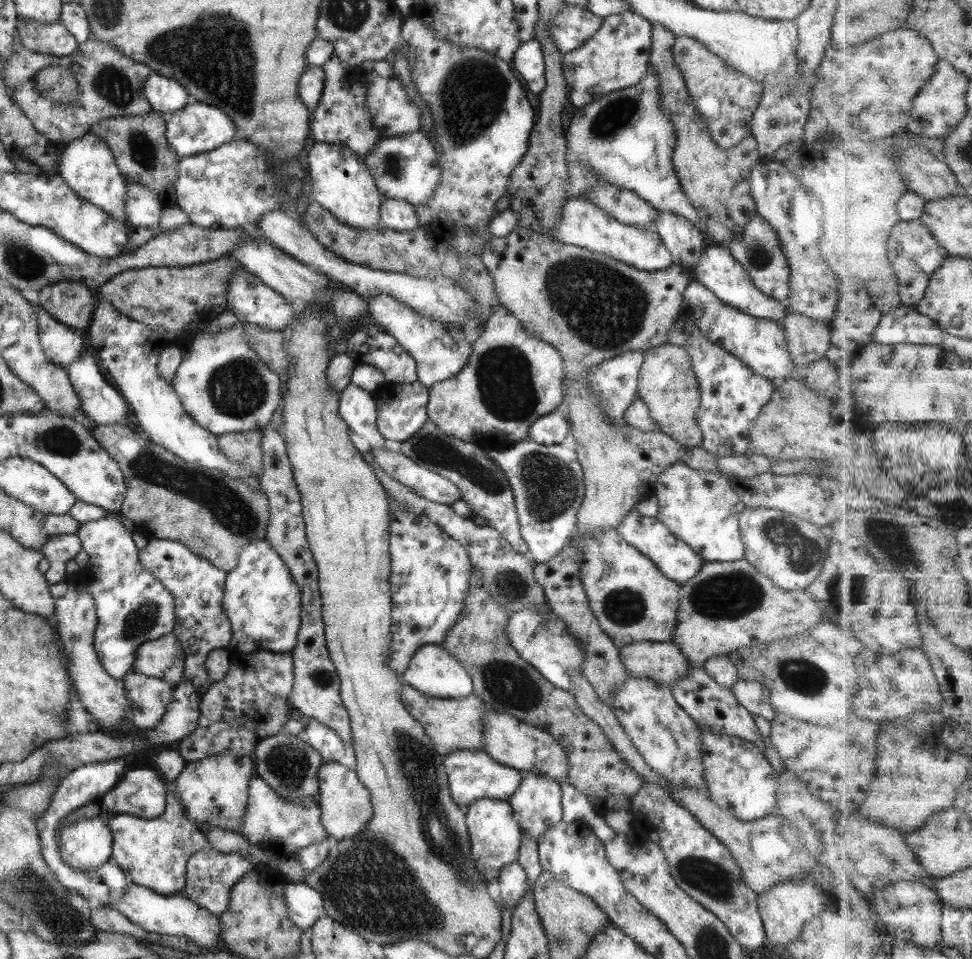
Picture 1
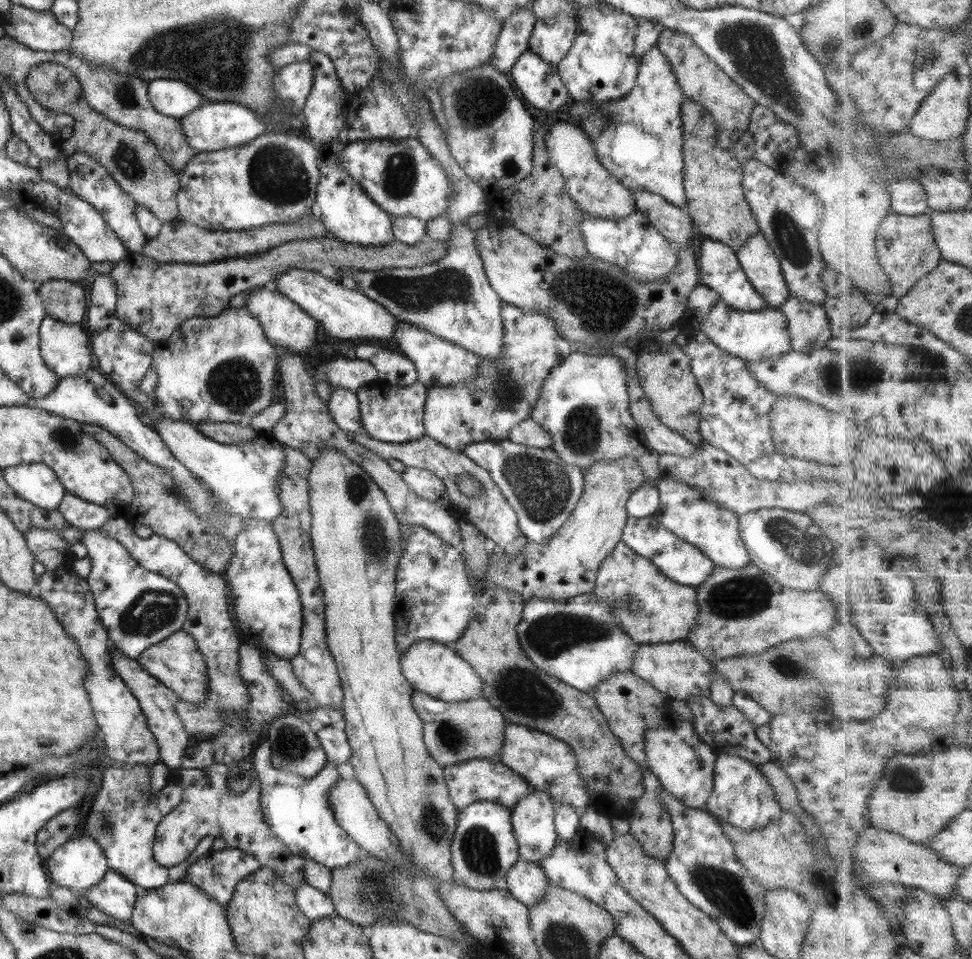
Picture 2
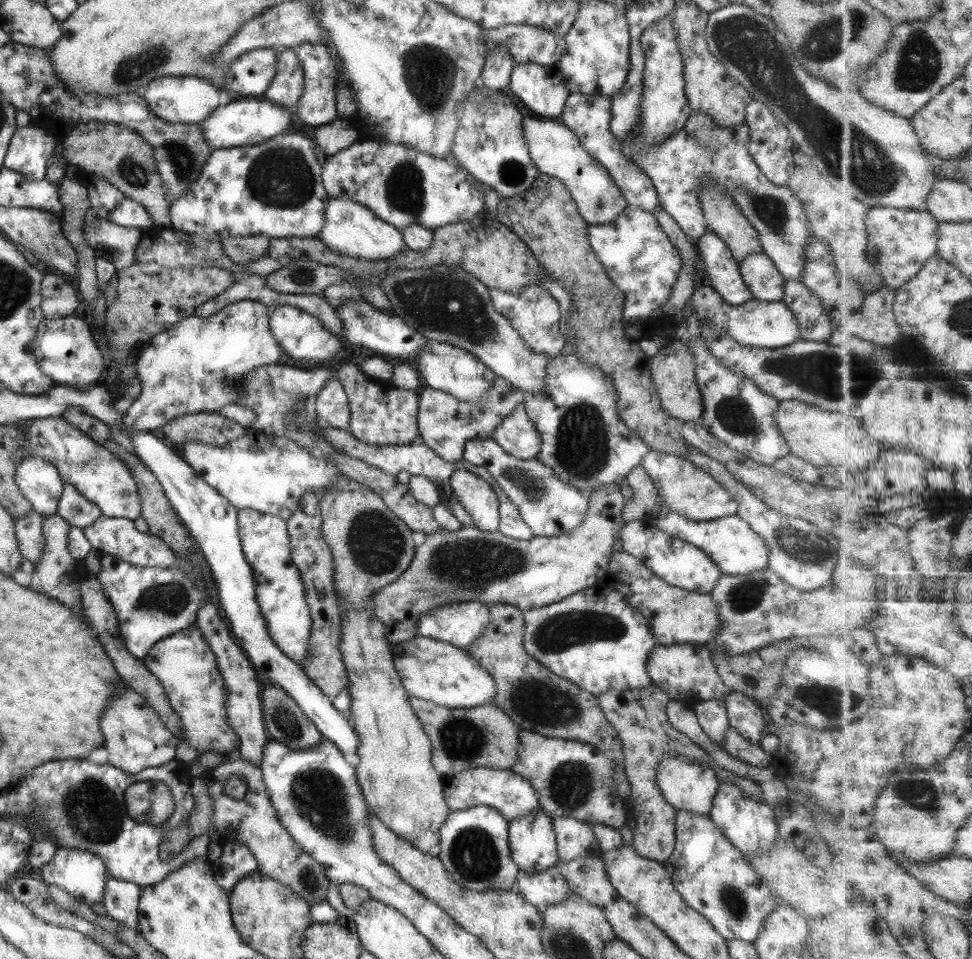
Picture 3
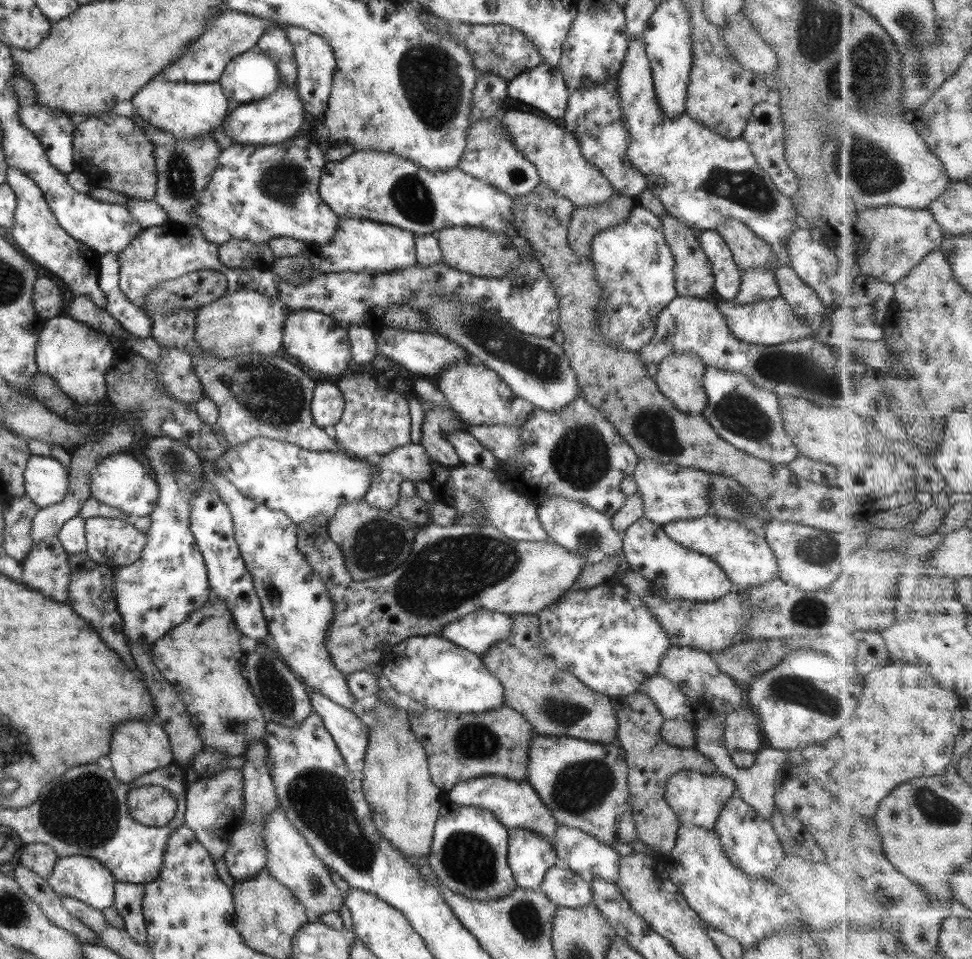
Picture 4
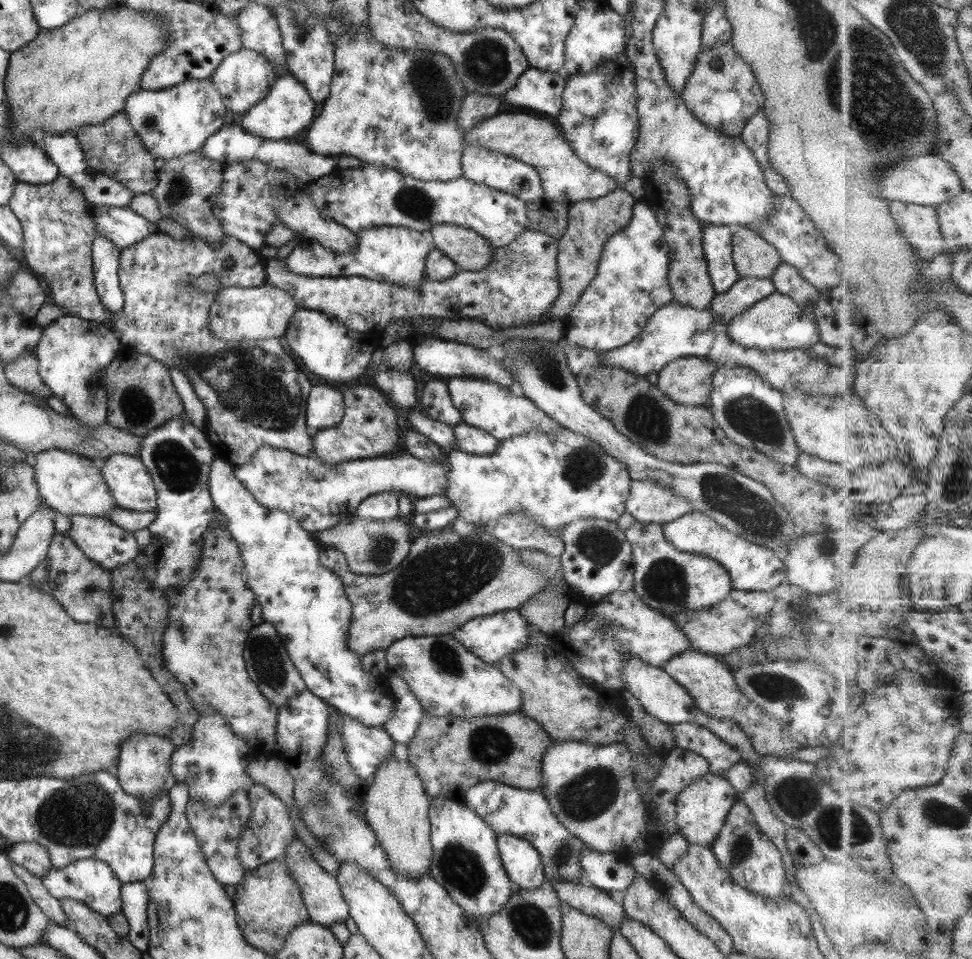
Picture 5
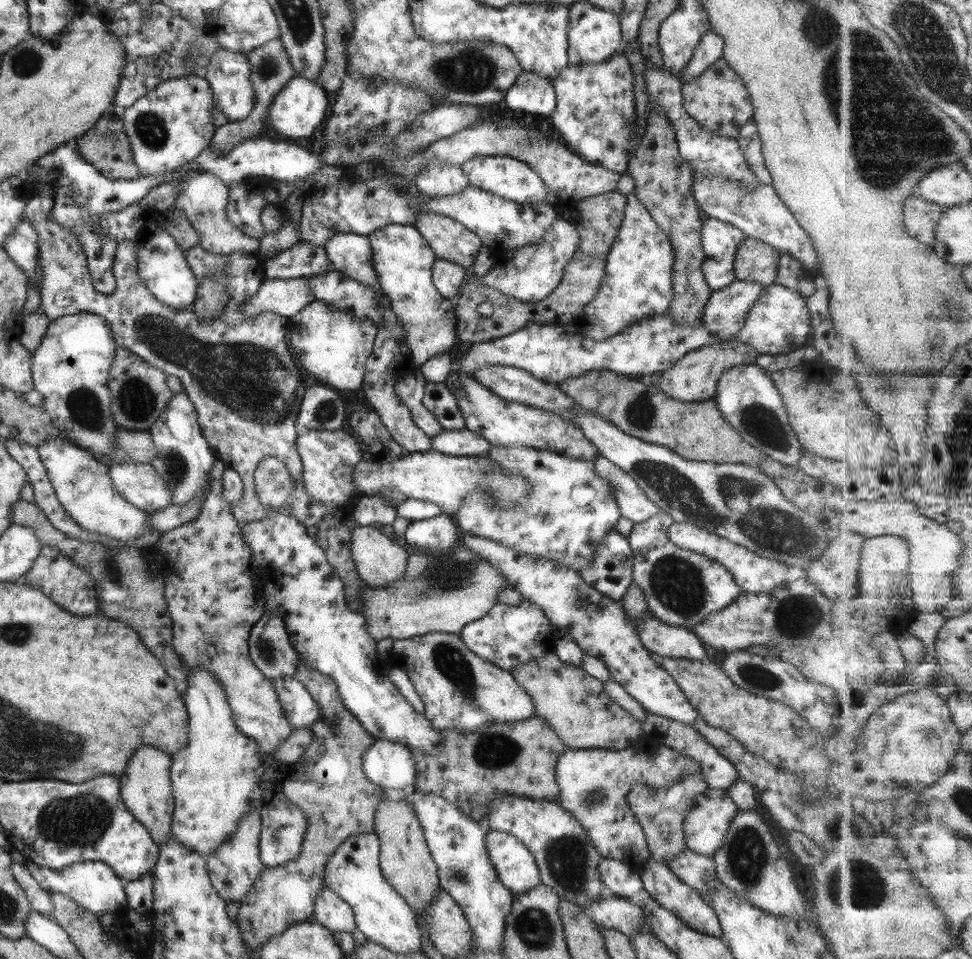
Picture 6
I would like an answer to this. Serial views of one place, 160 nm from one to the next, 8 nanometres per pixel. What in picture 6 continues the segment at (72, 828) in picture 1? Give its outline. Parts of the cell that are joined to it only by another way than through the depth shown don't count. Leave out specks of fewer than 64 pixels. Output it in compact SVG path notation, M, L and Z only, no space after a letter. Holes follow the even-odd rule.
M27 861L22 864L33 880L47 891L66 895L73 902L82 906L91 914L100 915L103 913L123 912L128 910L127 899L124 893L124 881L103 862L79 862L64 866L61 870L51 870L38 867L36 864Z

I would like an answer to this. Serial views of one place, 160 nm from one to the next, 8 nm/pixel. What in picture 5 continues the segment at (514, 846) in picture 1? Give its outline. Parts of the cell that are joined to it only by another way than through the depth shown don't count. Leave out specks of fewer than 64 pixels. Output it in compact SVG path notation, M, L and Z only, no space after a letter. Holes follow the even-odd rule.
M429 798L427 816L432 846L431 878L447 891L453 902L471 917L472 922L479 923L486 916L499 912L515 888L500 863L496 834L473 810L462 802L448 798Z

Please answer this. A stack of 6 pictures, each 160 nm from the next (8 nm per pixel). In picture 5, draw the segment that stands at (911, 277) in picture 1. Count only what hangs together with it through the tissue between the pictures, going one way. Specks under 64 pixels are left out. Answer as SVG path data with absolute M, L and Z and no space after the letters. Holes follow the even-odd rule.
M902 200L891 201L890 207L901 236L916 248L921 260L933 260L946 252L936 207Z

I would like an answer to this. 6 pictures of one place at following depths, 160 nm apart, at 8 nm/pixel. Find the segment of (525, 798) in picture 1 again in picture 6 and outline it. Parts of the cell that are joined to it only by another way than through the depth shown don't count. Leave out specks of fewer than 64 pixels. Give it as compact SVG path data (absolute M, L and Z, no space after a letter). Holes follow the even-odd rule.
M487 829L483 846L497 880L512 895L527 892L540 883L534 858L512 834Z

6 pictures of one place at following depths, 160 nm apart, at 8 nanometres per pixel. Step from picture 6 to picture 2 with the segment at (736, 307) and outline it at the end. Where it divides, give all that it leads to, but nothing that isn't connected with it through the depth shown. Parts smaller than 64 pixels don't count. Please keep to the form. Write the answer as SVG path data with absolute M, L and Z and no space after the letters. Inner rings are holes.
M757 234L751 237L745 245L735 250L739 266L742 268L746 279L751 283L755 292L764 300L765 306L777 308L785 302L785 299L791 294L785 284L781 274L780 264L763 235Z

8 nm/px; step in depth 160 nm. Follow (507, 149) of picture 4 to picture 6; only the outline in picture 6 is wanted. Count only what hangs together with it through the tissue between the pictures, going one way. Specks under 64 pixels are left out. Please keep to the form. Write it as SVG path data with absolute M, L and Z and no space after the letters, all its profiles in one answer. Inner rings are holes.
M485 156L474 160L469 160L460 166L468 184L483 192L491 193L505 200L519 204L535 204L544 200L547 189L543 181L525 163L519 162L506 156Z

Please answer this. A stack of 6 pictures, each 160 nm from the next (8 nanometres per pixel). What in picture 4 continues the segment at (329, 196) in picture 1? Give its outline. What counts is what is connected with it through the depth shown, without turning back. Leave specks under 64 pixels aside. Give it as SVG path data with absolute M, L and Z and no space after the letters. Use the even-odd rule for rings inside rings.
M338 218L337 231L331 242L309 244L304 255L316 274L321 275L340 272L381 274L416 264L415 238L407 230L358 218Z

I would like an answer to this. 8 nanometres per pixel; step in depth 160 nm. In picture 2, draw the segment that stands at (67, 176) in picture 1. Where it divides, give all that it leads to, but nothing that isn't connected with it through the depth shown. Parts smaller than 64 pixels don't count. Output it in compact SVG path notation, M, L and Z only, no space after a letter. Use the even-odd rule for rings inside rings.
M71 154L65 160L68 171L69 188L75 196L92 204L109 229L119 238L123 246L131 253L141 253L146 238L140 232L135 214L136 202L117 183L107 175L107 171L85 154Z

